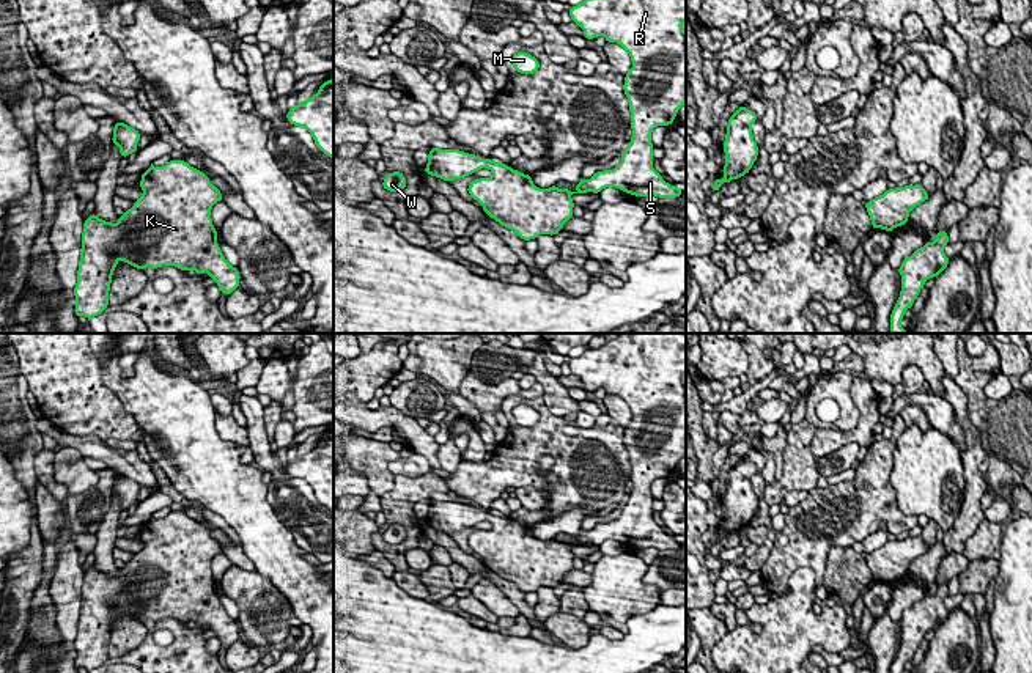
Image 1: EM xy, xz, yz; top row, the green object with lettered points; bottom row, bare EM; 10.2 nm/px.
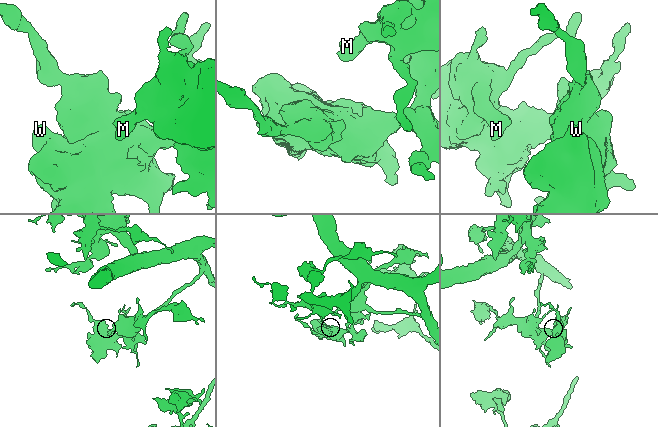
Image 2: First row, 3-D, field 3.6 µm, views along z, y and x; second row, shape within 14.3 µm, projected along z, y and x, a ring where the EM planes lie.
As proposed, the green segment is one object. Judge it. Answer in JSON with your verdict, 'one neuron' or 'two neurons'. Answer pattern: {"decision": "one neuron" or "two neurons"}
{"decision": "one neuron"}

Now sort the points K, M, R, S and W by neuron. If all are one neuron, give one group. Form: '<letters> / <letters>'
K M R S W

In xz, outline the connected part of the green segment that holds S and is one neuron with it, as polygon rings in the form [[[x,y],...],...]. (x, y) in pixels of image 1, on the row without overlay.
[[[620,333],[615,340],[596,349],[587,349],[569,360],[571,373],[584,382],[585,392],[604,388],[606,395],[620,396],[631,409],[632,420],[625,428],[623,443],[629,454],[632,489],[621,506],[621,514],[614,522],[596,524],[590,531],[580,531],[577,542],[540,541],[530,527],[513,522],[510,517],[492,511],[481,511],[459,502],[431,500],[425,527],[447,535],[466,530],[488,520],[491,530],[478,530],[467,539],[469,547],[483,558],[491,571],[514,583],[522,593],[536,591],[540,587],[554,588],[574,569],[573,546],[599,546],[606,539],[615,539],[639,549],[676,550],[683,542],[670,538],[653,520],[651,483],[658,478],[670,478],[678,462],[686,456],[686,333]]]

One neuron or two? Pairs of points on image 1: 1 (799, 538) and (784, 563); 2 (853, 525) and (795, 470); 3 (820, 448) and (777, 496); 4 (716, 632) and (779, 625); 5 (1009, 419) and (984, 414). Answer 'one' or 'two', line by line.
1: one
2: two
3: two
4: two
5: one

